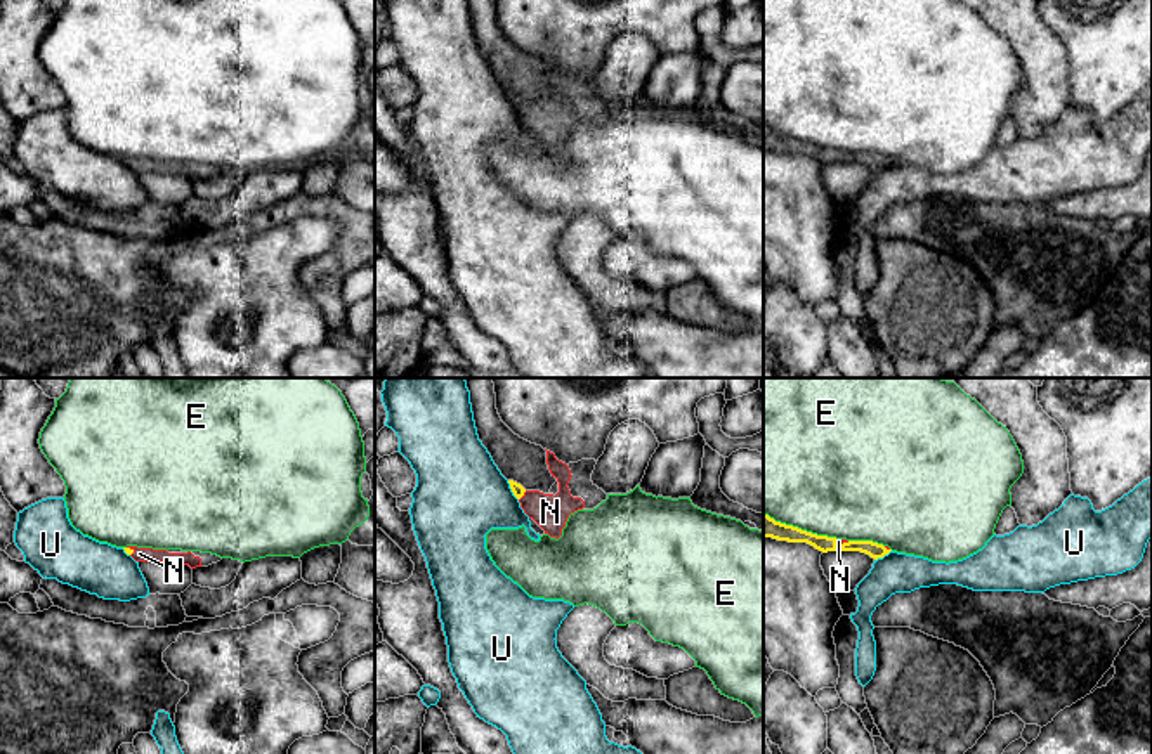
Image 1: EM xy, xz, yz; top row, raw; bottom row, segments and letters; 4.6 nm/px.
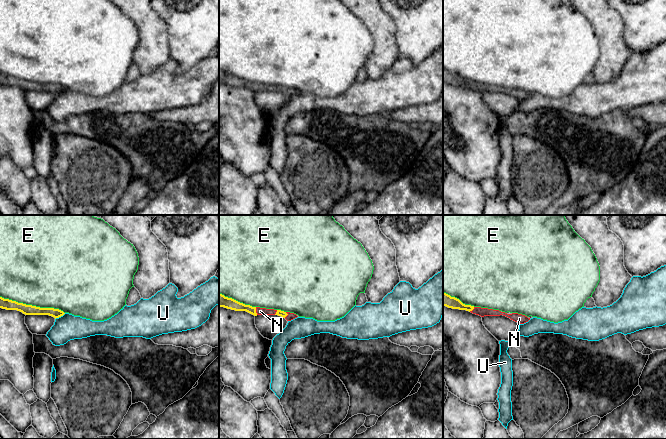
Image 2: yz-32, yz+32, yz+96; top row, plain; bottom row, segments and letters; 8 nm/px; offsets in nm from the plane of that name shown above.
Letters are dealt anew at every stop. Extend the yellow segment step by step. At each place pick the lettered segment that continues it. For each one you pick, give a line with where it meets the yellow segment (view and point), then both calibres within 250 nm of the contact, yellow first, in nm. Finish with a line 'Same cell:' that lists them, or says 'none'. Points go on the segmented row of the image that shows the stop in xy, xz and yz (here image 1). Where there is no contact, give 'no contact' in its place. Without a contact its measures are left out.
N: contact xz (523, 494); calibres 60 and 160 nm
Same cell: N

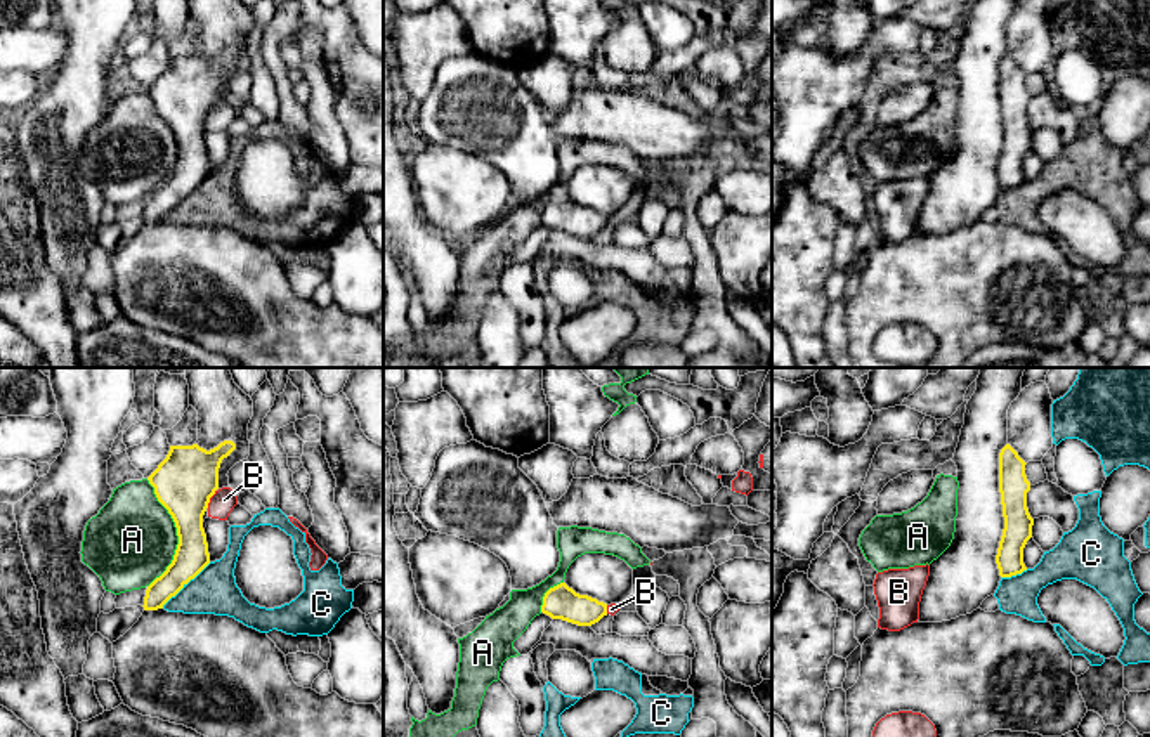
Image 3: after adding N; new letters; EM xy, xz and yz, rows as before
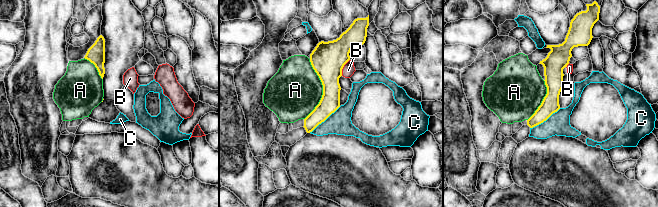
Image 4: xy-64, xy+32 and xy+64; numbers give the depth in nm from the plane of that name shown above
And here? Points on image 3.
Same cell: none

